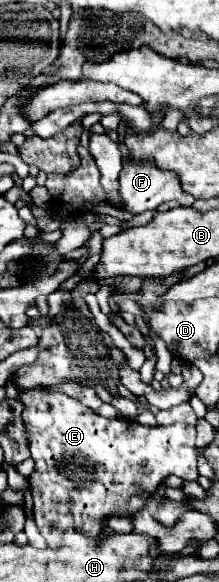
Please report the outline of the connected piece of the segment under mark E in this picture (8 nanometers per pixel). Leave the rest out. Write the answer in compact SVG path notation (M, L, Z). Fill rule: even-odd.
M47 386L19 394L35 470L29 476L33 514L39 532L51 548L61 544L67 528L97 536L101 522L111 514L135 514L145 508L157 486L171 474L197 480L195 426L141 426L129 418L103 418Z

